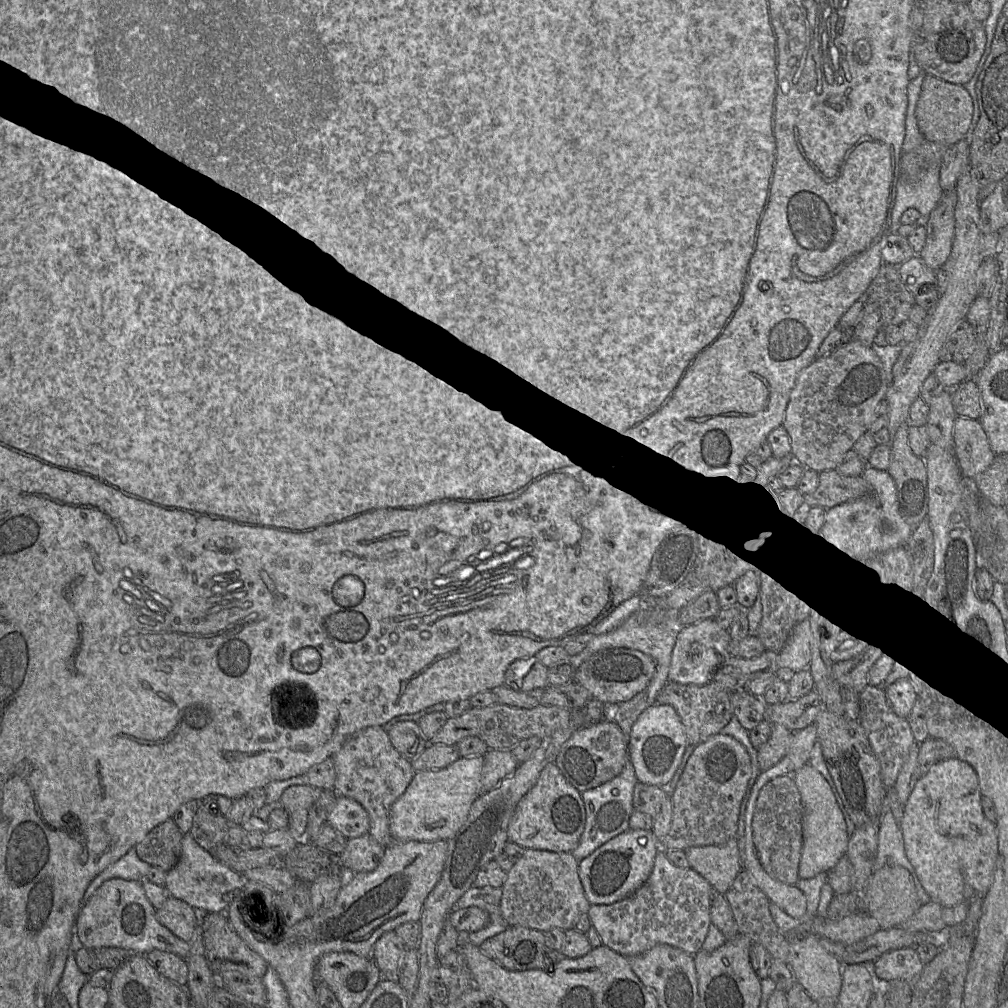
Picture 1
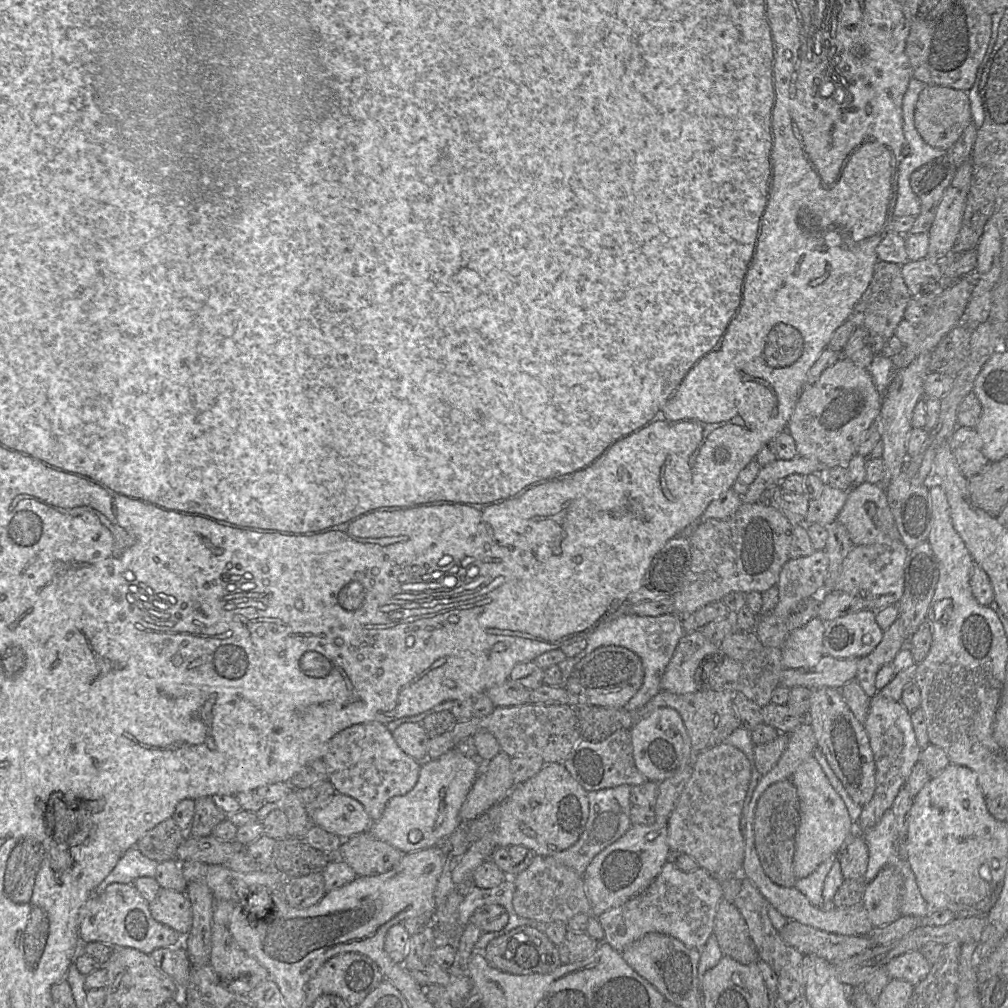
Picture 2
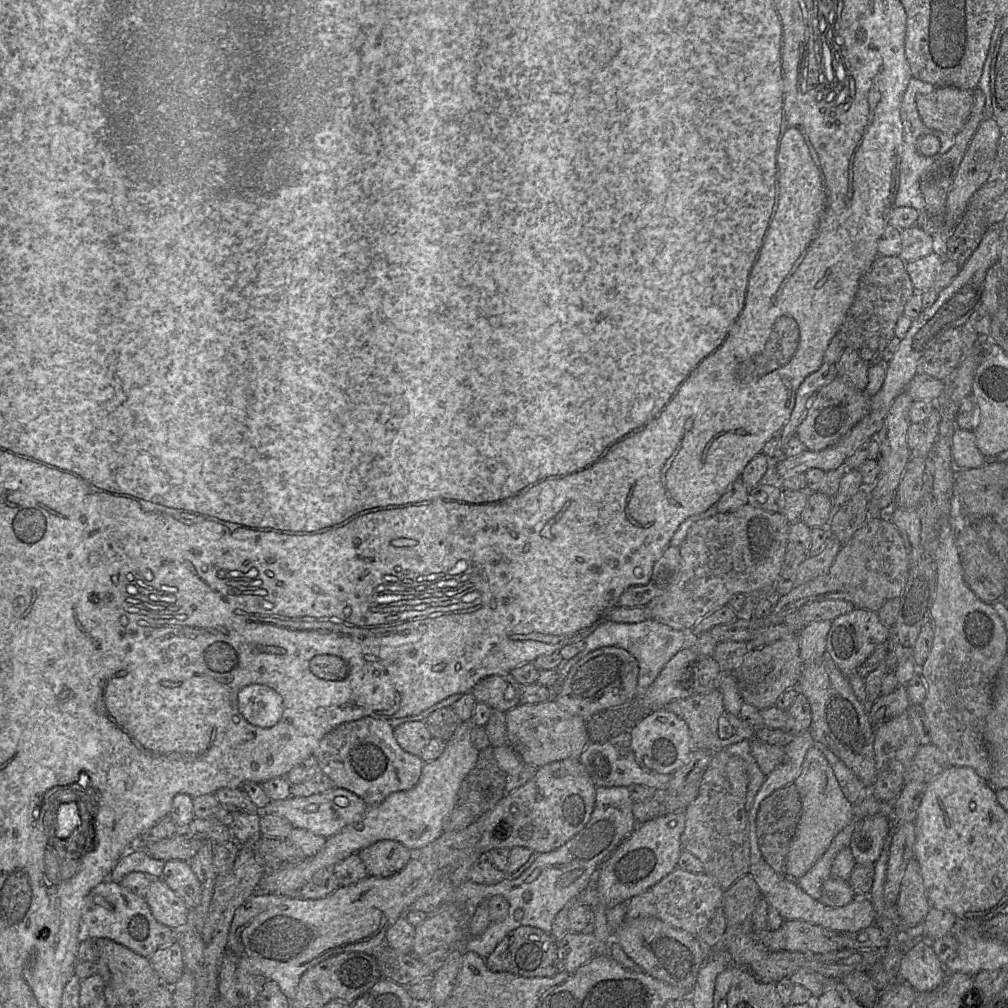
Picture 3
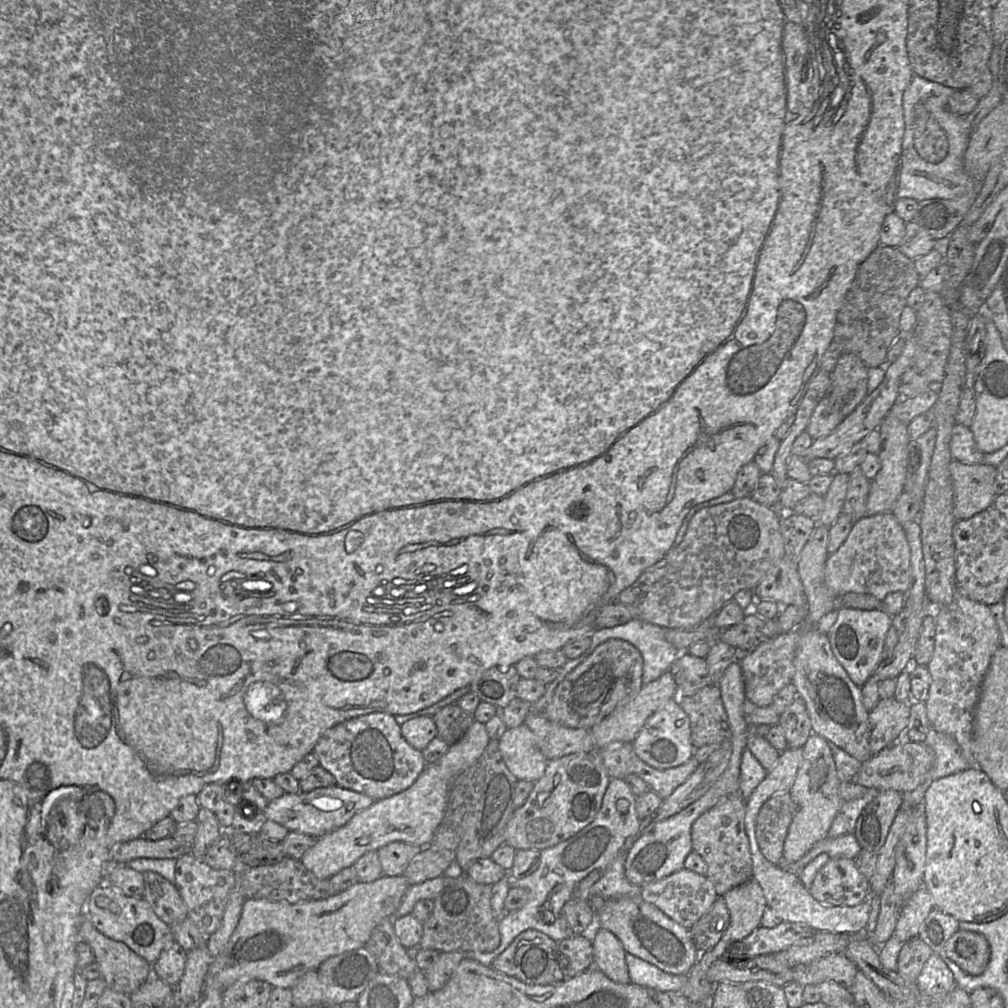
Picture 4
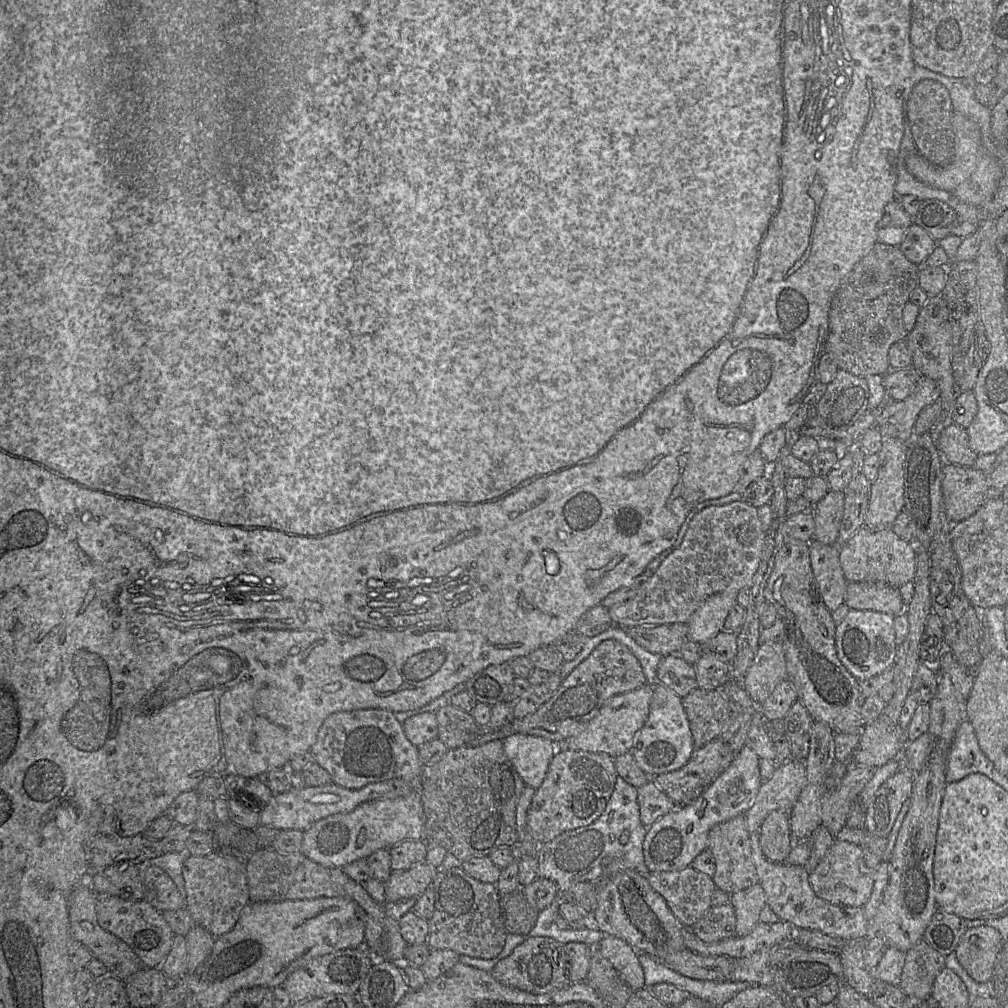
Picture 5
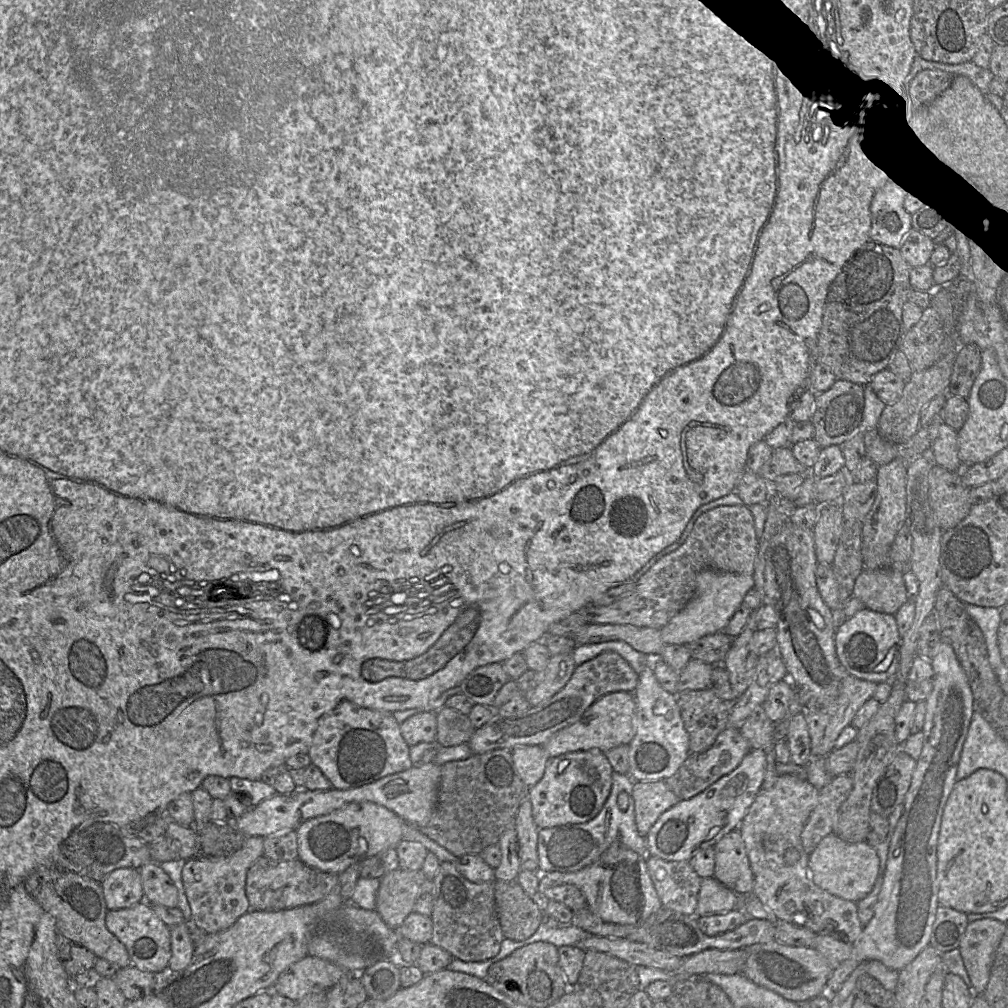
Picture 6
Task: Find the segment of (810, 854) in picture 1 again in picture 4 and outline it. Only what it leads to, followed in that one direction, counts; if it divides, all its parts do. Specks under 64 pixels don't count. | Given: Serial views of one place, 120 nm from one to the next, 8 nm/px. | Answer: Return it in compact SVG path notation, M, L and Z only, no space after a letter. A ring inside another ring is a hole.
M812 733L803 747L803 758L790 790L796 812L784 842L782 862L798 861L815 843L828 837L829 828L843 803L839 795L840 782L828 741Z

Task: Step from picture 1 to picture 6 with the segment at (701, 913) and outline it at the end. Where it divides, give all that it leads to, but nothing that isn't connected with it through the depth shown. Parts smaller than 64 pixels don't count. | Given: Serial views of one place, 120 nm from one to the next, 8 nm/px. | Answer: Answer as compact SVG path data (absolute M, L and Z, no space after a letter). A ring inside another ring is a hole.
M647 856L647 868L662 906L695 916L701 878L686 861L666 861Z

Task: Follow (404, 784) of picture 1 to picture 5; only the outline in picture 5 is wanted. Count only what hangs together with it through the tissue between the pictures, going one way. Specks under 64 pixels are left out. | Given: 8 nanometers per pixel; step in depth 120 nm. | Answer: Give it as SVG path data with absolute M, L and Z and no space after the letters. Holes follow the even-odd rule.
M384 709L332 713L322 723L310 752L315 762L330 774L334 784L348 789L389 779L400 779L418 787L424 768L418 748L408 740L402 724L393 712Z

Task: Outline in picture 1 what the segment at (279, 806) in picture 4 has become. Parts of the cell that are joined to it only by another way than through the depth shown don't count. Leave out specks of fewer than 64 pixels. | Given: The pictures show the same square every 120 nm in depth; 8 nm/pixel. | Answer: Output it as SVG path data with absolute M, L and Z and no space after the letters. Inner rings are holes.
M337 796L327 817L327 823L346 839L369 833L370 818L366 809L355 799Z

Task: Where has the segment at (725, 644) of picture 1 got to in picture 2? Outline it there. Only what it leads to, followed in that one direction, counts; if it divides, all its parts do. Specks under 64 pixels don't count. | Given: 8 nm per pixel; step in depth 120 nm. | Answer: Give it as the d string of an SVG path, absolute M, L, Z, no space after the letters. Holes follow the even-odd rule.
M700 630L685 633L680 639L674 654L668 663L661 680L661 691L668 691L675 694L688 694L700 690L698 681L699 670L704 660L710 657L720 656L719 644L708 640Z

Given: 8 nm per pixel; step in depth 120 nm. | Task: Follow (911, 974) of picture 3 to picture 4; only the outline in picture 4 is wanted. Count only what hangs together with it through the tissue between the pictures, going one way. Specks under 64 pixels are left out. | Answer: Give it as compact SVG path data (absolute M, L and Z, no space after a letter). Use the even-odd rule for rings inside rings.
M933 953L925 962L916 986L924 996L945 996L956 987L956 982L942 956Z

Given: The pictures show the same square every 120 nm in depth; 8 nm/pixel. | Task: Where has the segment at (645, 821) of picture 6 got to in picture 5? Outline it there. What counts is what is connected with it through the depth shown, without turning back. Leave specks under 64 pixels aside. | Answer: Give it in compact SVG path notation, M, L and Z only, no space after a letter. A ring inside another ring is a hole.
M652 779L640 786L637 793L640 820L646 827L651 826L659 818L677 807Z

